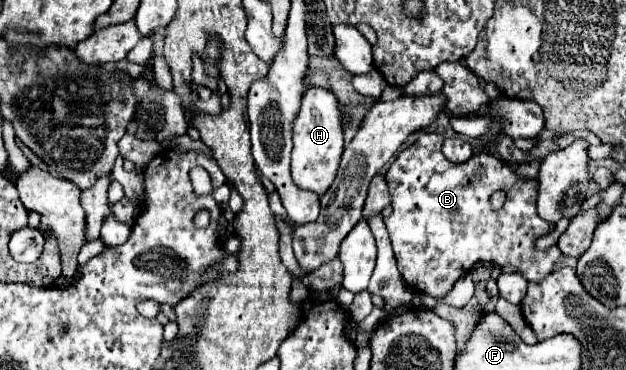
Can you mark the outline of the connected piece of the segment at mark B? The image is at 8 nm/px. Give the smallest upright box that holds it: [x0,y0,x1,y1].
[386,132,562,296]

